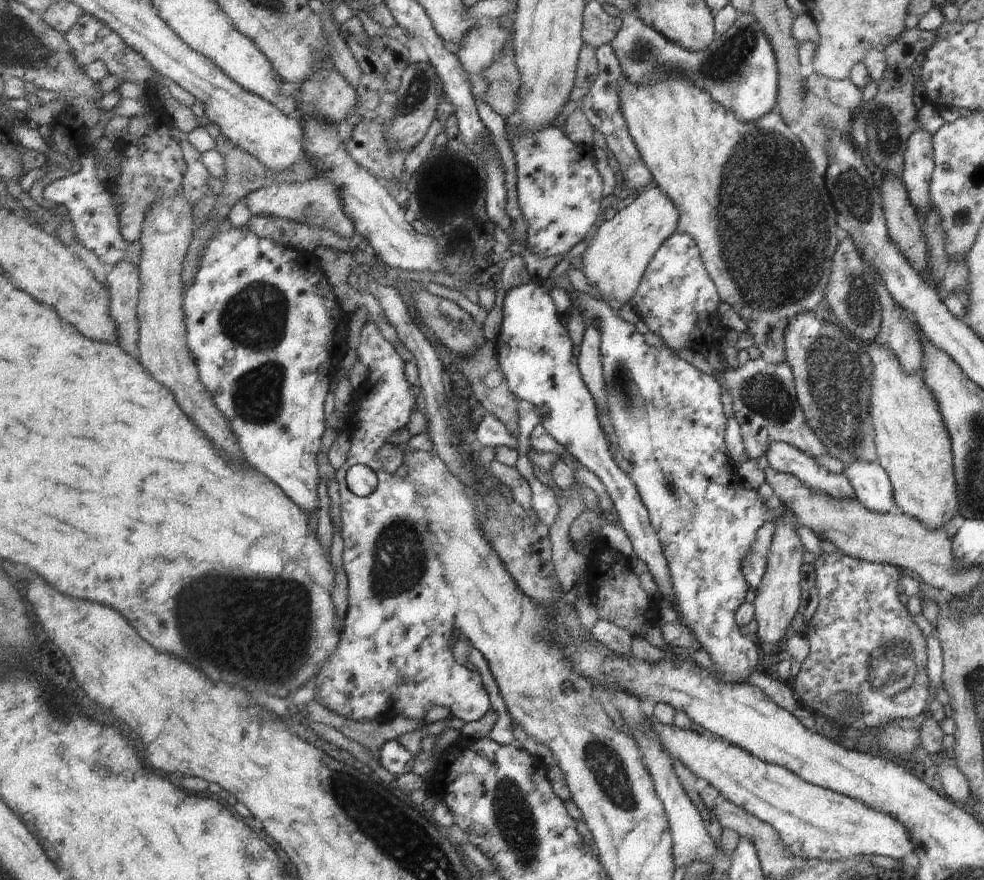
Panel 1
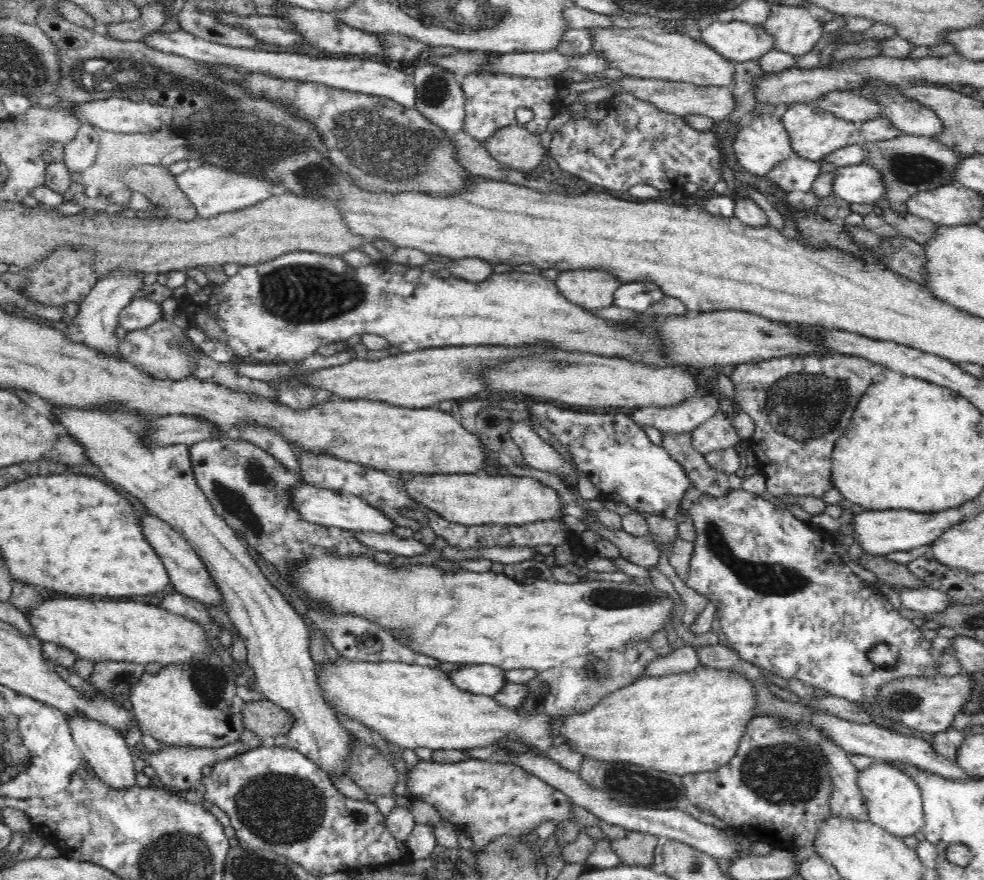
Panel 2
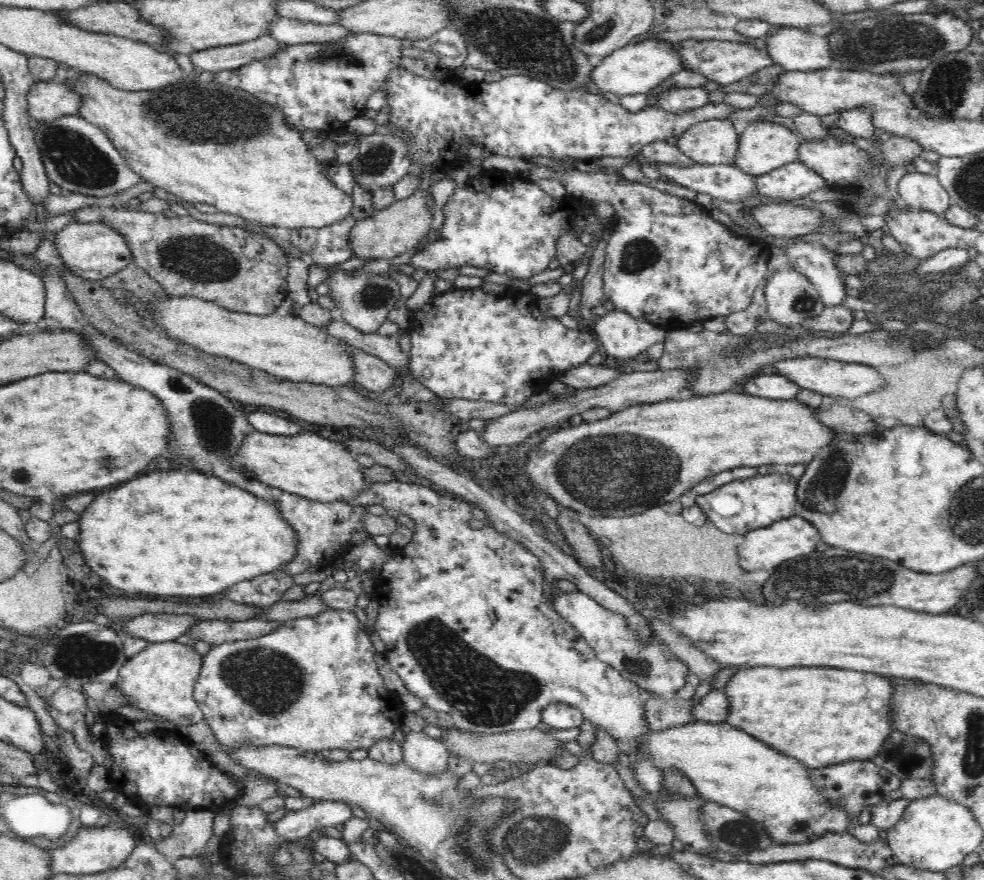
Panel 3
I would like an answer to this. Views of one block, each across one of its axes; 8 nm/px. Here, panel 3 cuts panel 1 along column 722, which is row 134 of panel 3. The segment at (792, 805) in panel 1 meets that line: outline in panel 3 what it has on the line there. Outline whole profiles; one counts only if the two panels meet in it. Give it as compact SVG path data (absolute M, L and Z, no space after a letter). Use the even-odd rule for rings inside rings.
M753 121L748 123L739 136L738 150L735 153L734 166L752 176L762 176L771 170L780 168L797 160L798 146L802 143L796 131L779 123Z

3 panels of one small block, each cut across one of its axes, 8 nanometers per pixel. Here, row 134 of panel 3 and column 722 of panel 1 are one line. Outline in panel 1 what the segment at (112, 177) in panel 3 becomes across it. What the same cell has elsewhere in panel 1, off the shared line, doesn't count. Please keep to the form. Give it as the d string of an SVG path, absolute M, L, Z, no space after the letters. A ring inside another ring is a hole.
M751 12L739 13L736 22L702 52L680 46L637 15L625 18L611 45L623 64L627 80L639 87L656 85L659 81L666 81L669 75L685 75L717 103L734 111L744 123L754 122L776 111L779 74L774 49Z

